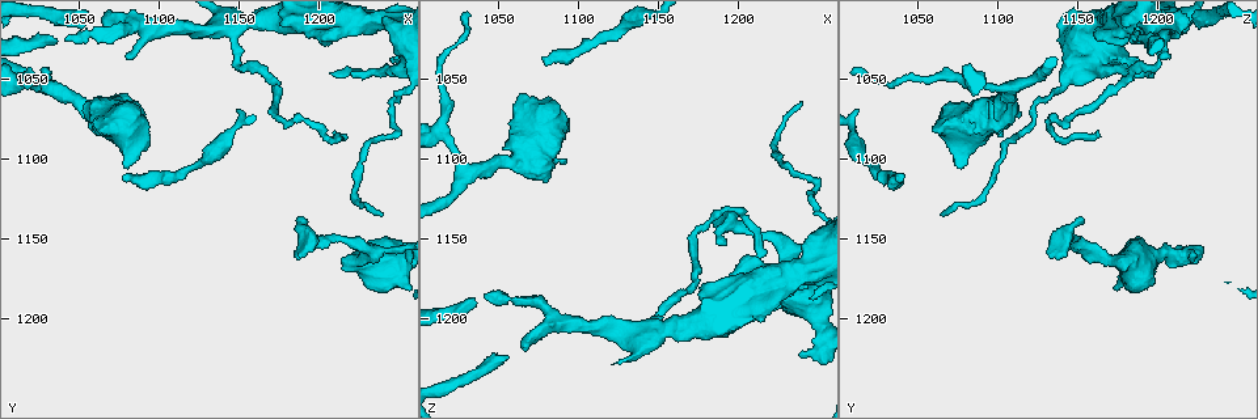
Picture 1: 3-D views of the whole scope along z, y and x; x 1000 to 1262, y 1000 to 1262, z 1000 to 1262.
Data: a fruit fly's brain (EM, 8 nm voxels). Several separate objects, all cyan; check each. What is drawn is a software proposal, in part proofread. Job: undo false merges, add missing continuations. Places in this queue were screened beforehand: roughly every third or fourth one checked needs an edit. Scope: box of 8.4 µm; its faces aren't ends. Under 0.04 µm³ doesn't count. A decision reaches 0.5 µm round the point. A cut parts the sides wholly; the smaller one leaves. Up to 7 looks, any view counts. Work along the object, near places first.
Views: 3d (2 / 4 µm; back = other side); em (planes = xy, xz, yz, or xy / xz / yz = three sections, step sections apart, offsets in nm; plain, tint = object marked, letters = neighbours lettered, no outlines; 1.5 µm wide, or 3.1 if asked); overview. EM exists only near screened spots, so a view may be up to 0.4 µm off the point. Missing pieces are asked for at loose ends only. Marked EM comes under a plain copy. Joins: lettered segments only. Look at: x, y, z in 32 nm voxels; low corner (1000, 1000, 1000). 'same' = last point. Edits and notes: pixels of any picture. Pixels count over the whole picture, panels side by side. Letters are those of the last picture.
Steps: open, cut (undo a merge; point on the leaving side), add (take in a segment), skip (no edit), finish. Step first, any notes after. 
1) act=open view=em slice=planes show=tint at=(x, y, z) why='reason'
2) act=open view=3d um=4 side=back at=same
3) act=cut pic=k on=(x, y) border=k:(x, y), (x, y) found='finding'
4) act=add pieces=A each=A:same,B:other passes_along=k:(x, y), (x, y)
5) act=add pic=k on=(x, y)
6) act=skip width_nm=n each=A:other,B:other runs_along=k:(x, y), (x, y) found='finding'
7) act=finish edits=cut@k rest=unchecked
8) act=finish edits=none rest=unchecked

act=open view=3d um=4 at=(1150, 1042, 1198) why='abrupt turn'

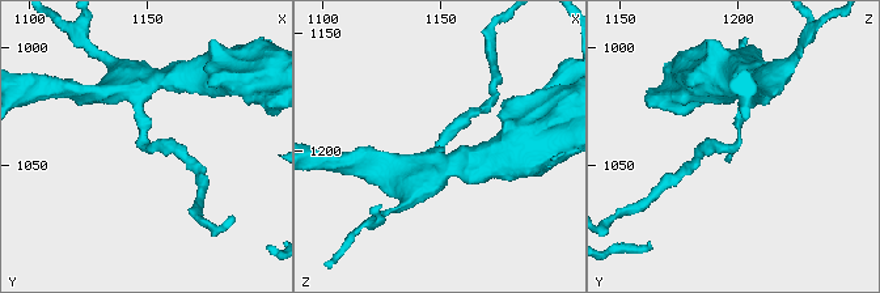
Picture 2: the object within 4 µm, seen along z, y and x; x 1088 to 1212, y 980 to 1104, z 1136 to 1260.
act=open view=em slice=xy step=8 show=tint at=(1150, 1041, 1200)

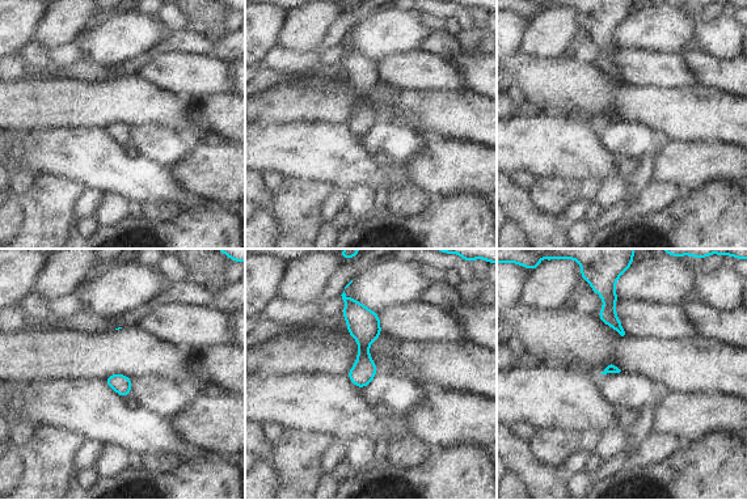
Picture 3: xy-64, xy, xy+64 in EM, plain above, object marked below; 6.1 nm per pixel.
act=open view=em slice=planes show=letters at=same why='another direction'

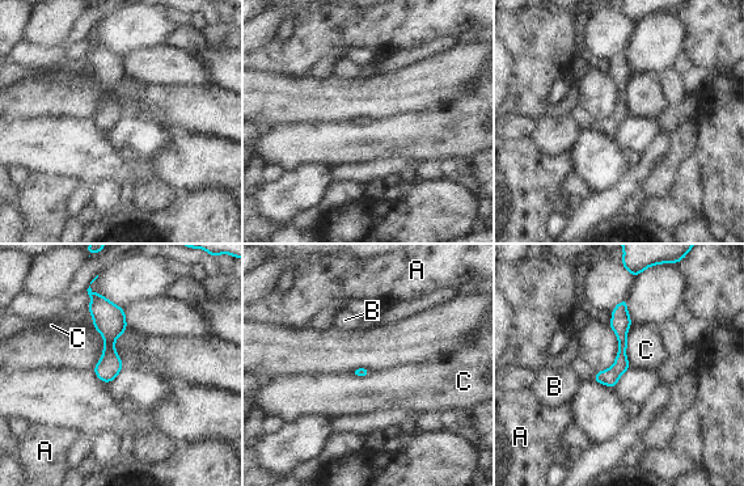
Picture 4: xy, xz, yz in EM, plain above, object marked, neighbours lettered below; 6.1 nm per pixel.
act=skip width_nm=60 each=A:other,B:other,C:other border=4:(632, 322), (626, 336), (629, 366) found='one neuron here'

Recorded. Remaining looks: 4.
act=open view=em slice=yz step=4 show=letters at=(1078, 1110, 1042)

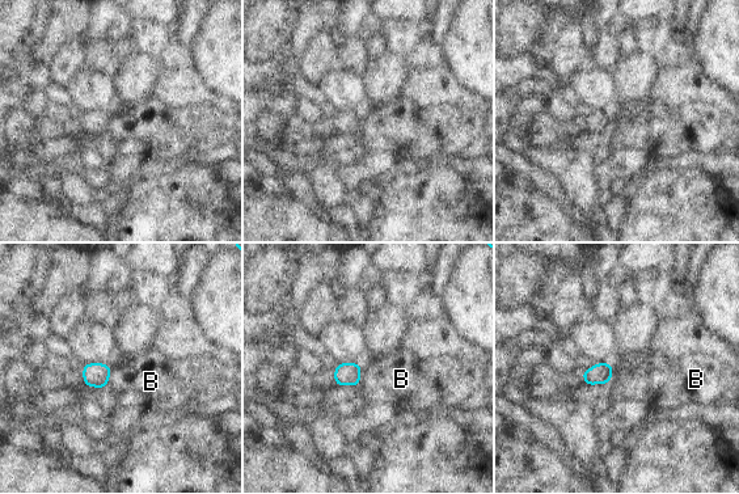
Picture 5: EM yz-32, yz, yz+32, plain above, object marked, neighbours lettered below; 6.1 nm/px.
act=open view=em slice=planes show=letters at=same

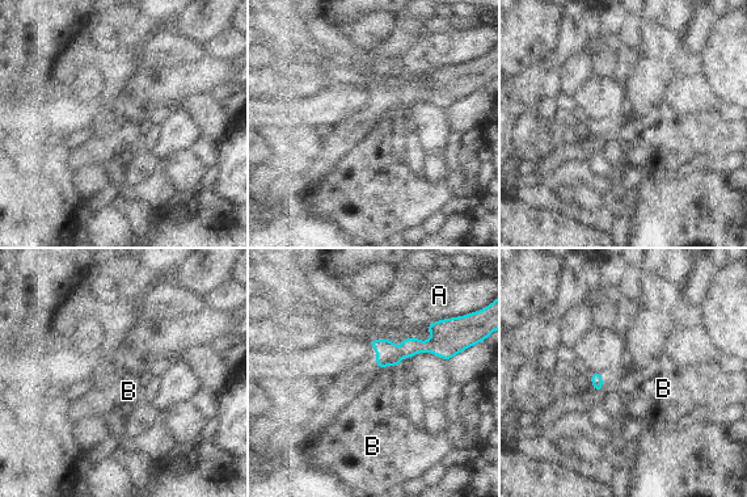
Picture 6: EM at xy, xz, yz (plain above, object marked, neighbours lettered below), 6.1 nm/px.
act=skip each=A:other,B:other found='none of them fits'

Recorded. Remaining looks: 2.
act=open view=3d um=4 side=back at=(1056, 1070, 1098) why='calibre changes'

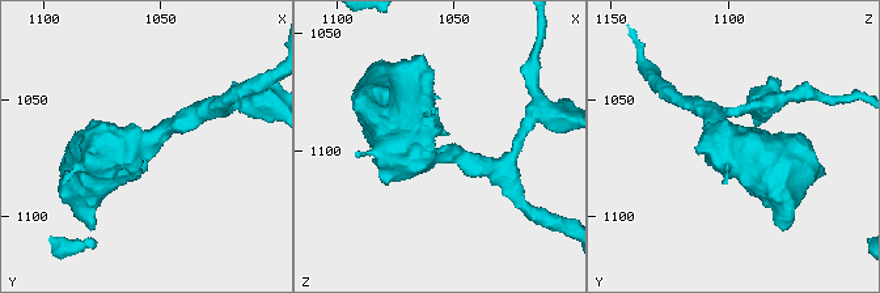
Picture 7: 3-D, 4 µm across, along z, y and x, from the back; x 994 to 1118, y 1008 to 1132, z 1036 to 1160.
act=open view=em slice=planes show=letters at=(1057, 1069, 1098) why='shape alone is not enough'

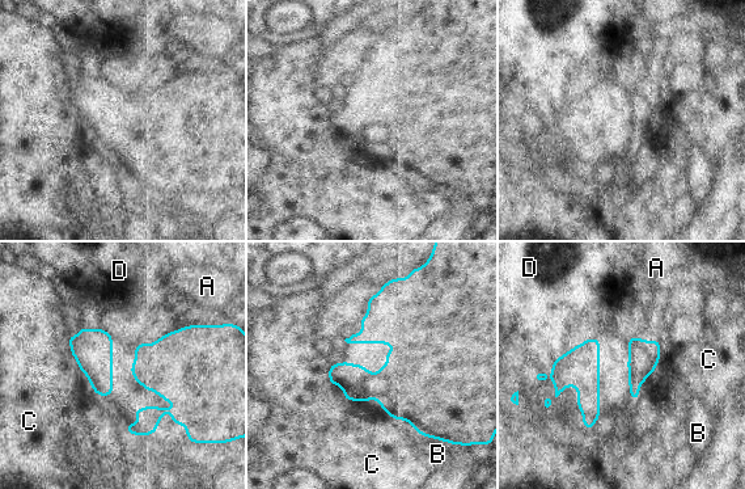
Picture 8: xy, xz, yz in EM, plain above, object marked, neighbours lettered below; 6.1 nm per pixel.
act=skip width_nm=190 longest_contact=C:700nm each=A:other,B:other,C:other,D:other found='continuous, no second neuron'

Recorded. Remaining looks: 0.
act=finish edits=none rest=unchecked

